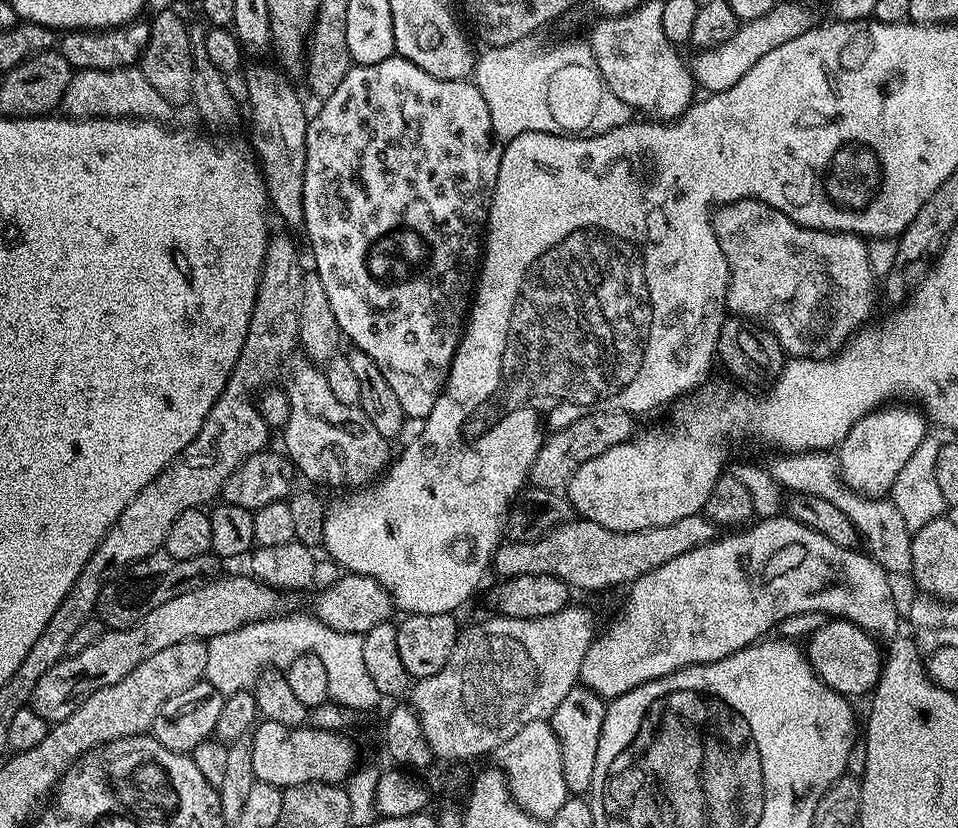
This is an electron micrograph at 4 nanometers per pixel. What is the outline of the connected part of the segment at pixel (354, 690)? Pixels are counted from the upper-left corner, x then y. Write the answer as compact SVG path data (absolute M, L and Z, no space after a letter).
M302 612L294 616L277 614L267 620L255 620L253 624L244 624L238 630L218 634L207 641L206 670L204 675L209 684L213 684L227 698L235 692L255 689L256 681L268 669L284 670L294 658L307 652L322 658L328 675L328 695L331 703L350 707L361 713L376 708L382 703L378 686L370 678L362 655L363 635L359 632L339 632L326 626L315 615L306 616Z

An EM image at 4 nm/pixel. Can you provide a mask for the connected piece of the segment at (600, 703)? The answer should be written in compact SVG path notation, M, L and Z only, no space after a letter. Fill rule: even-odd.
M577 686L562 698L558 710L550 718L554 738L558 738L558 750L562 750L562 778L566 778L566 786L573 797L580 798L585 794L591 793L592 783L594 782L594 762L598 762L598 738L602 734L602 722L604 721L604 710L606 701L594 690Z

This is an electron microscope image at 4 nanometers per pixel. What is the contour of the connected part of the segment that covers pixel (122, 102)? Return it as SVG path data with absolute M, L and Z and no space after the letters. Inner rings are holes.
M139 67L119 68L118 70L76 70L73 71L70 78L70 86L66 86L66 94L62 94L62 102L60 103L63 115L74 120L87 120L89 118L147 118L150 120L167 121L167 116L174 112L173 105L168 103L166 98L162 98L162 94L158 94L158 90L154 90L154 86L150 86L150 82L146 82L146 74L142 74Z

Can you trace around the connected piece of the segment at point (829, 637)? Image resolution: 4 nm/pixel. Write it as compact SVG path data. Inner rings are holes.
M839 618L829 619L822 630L814 630L814 634L807 637L806 655L810 666L816 671L816 676L826 686L830 686L843 696L855 698L855 696L867 697L872 689L876 687L880 677L880 665L882 663L882 648L878 645L877 637L871 636L866 630L862 630L854 622L841 620Z

